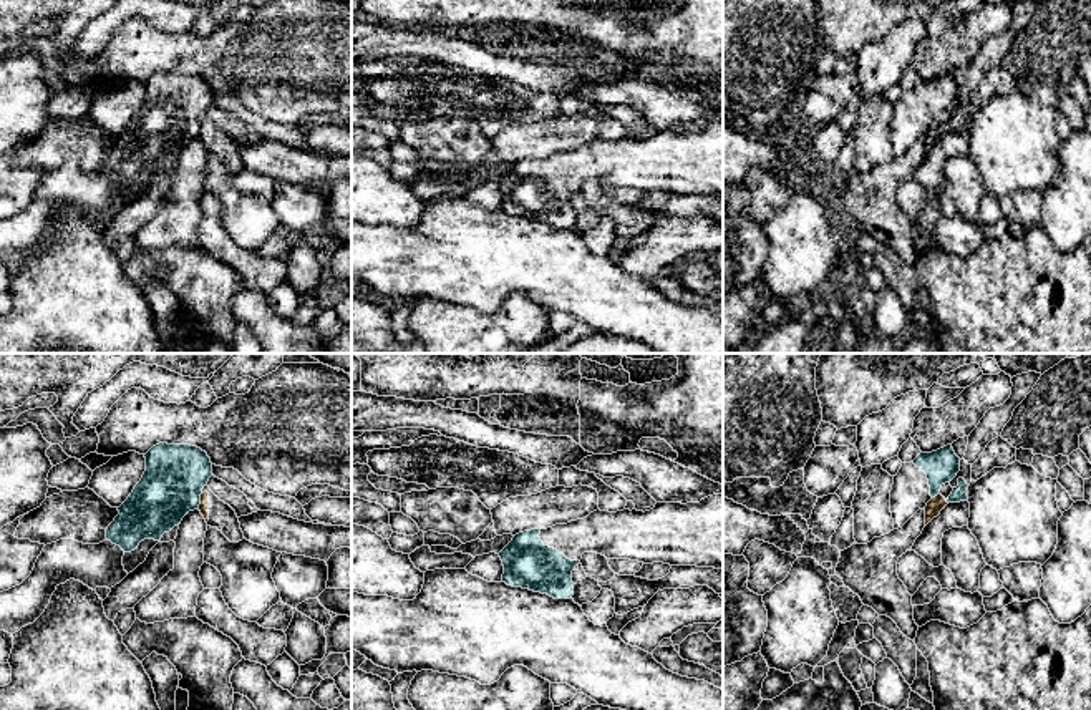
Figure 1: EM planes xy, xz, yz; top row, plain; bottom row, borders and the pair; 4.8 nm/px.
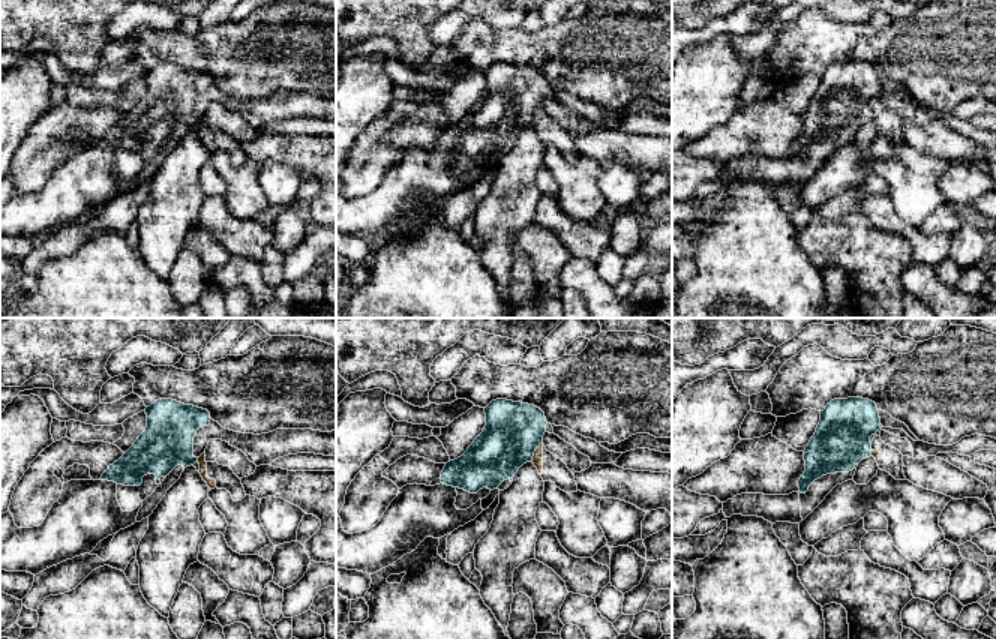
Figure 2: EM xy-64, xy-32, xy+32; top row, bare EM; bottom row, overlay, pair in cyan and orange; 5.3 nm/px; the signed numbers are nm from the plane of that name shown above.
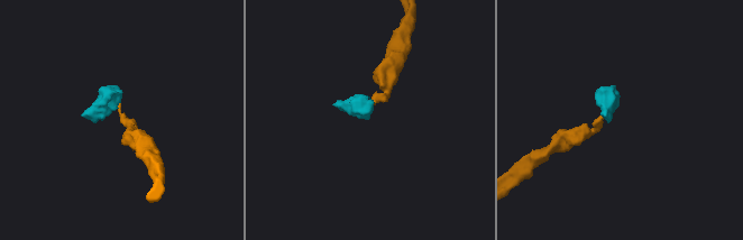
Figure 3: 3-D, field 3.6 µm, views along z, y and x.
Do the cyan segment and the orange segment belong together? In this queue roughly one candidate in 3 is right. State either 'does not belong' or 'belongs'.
does not belong

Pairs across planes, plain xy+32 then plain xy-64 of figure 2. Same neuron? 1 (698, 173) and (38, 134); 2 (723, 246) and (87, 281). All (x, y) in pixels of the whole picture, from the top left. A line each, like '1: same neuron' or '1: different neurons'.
1: same neuron
2: same neuron

